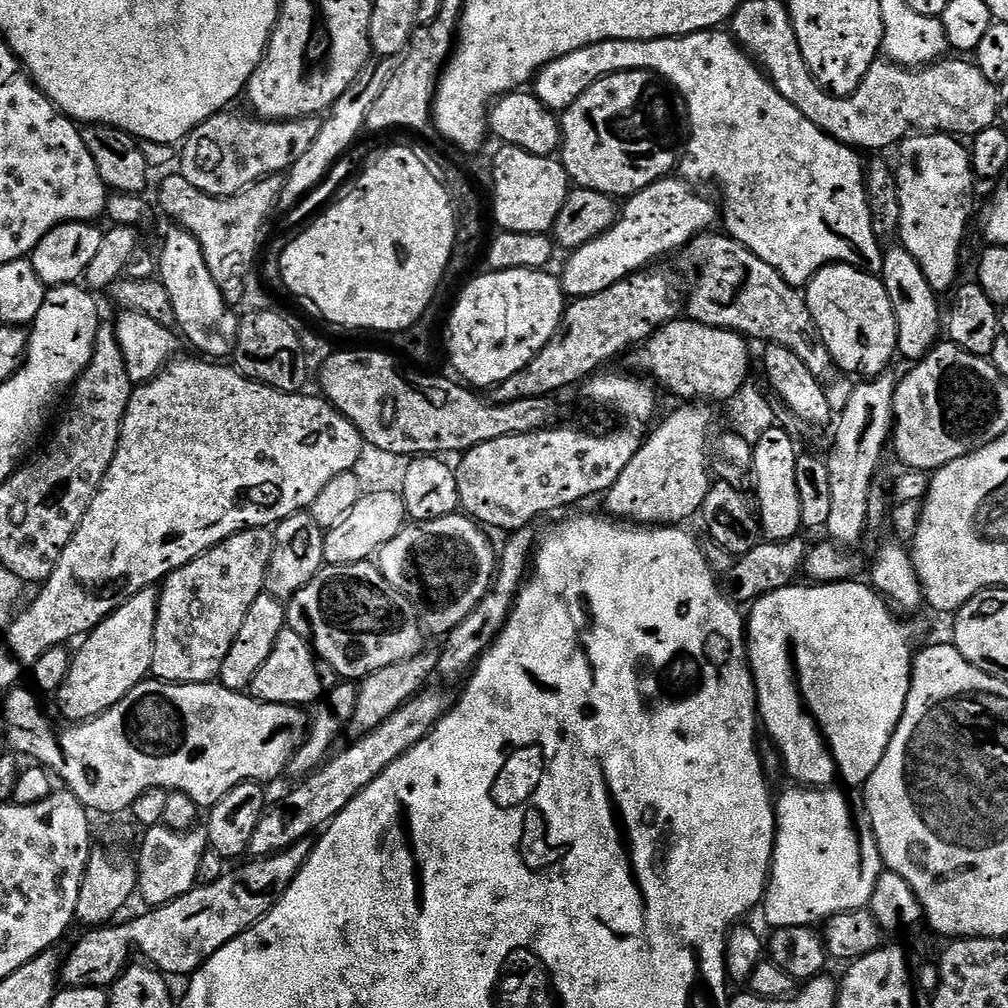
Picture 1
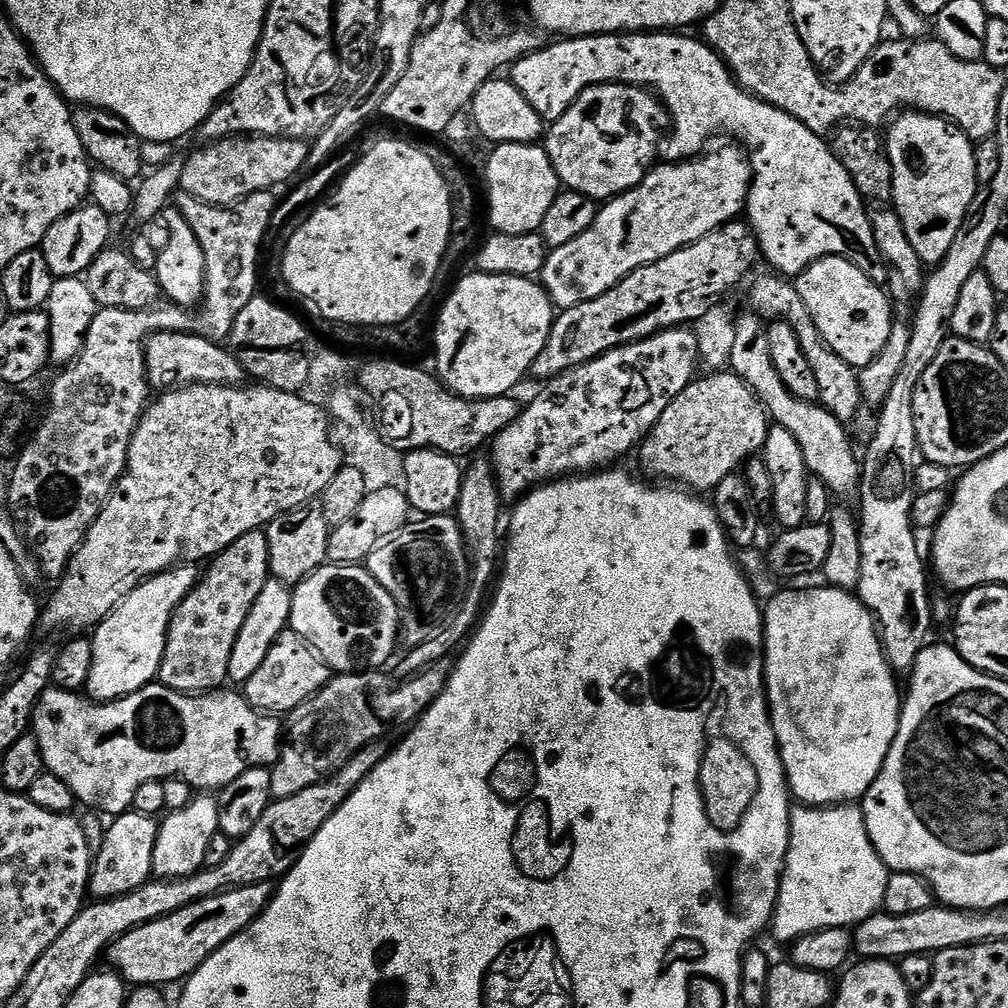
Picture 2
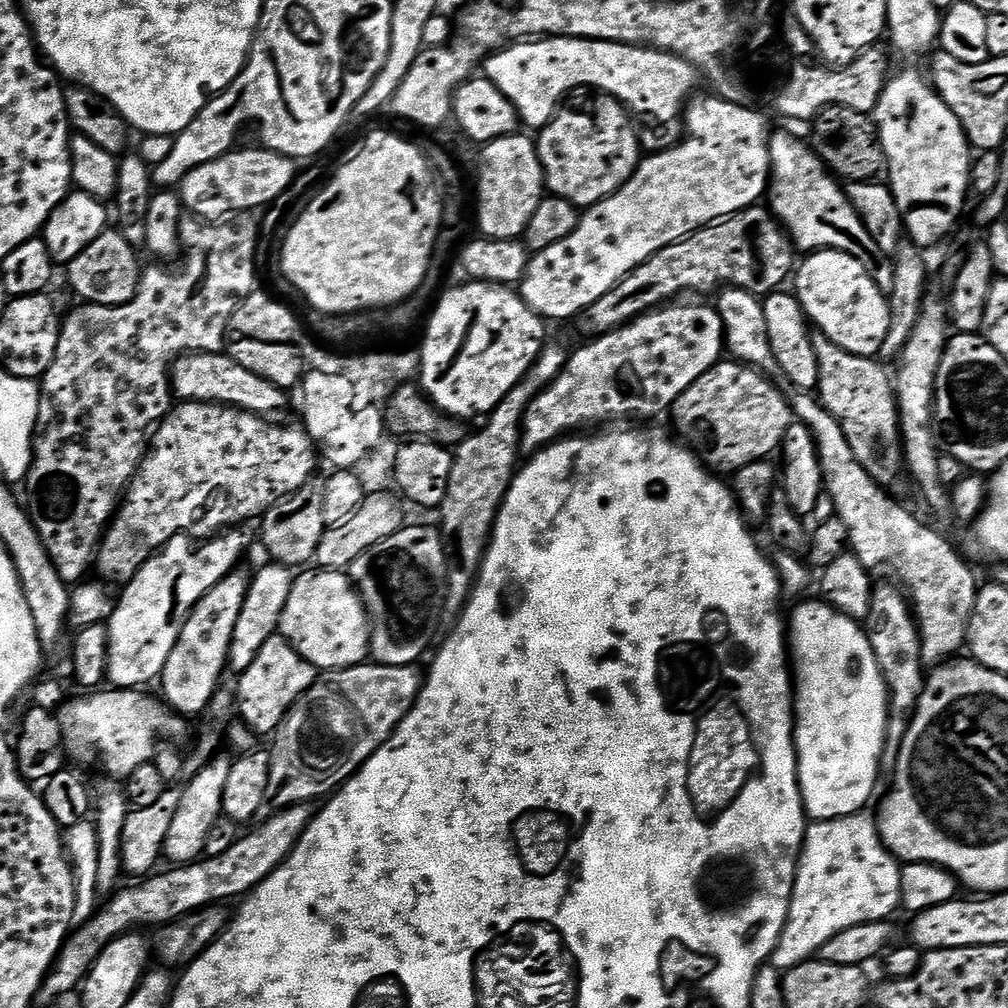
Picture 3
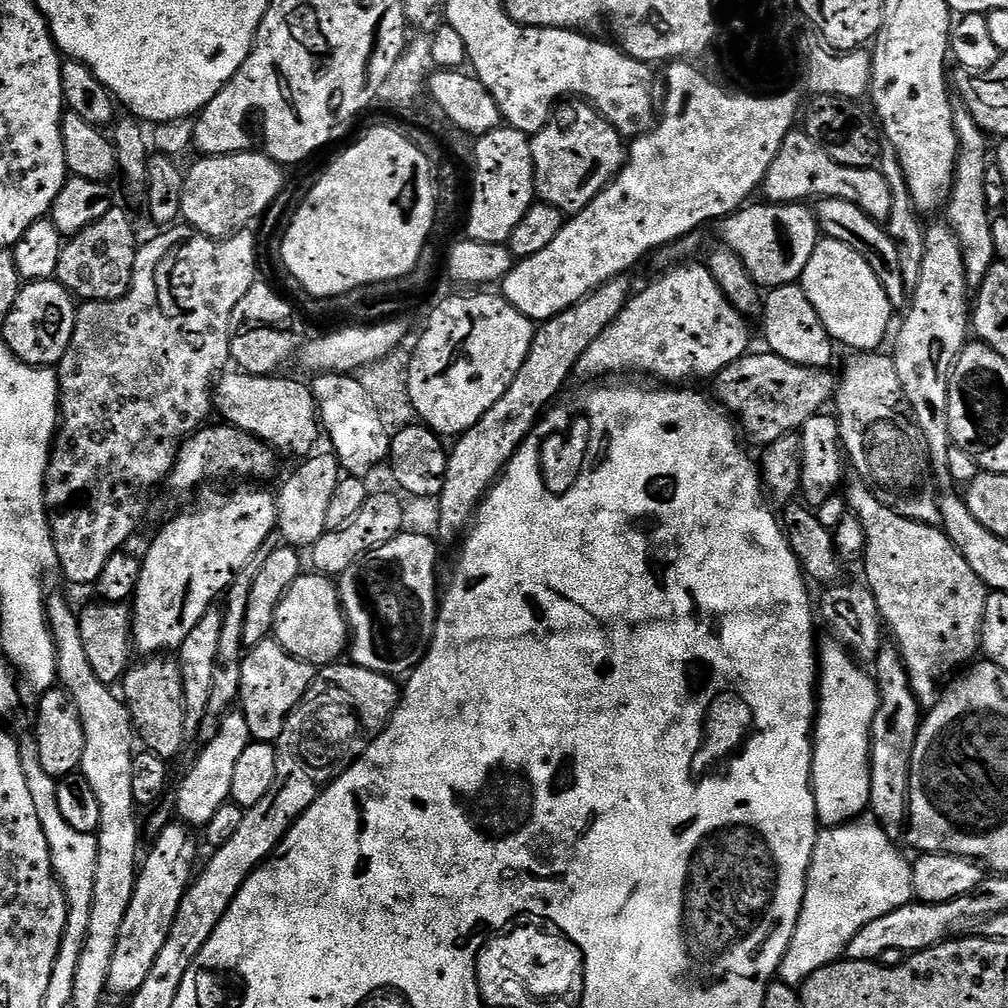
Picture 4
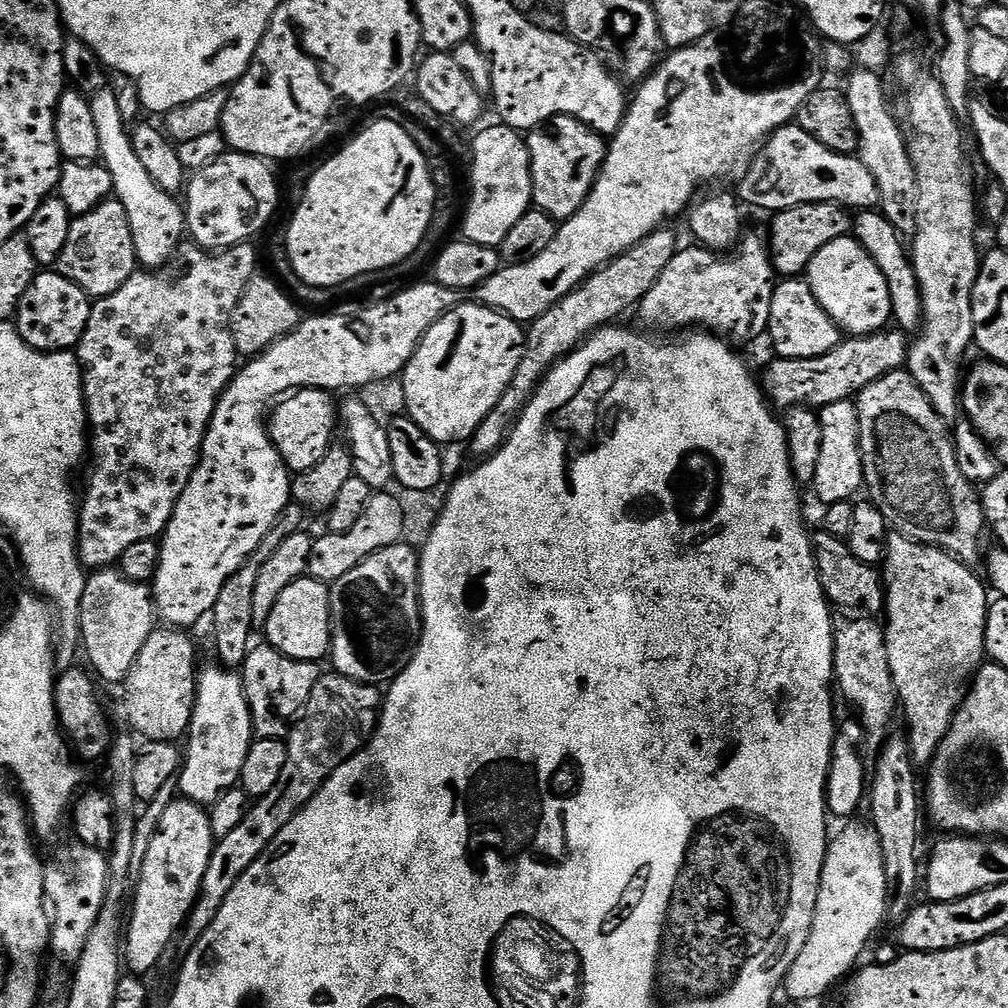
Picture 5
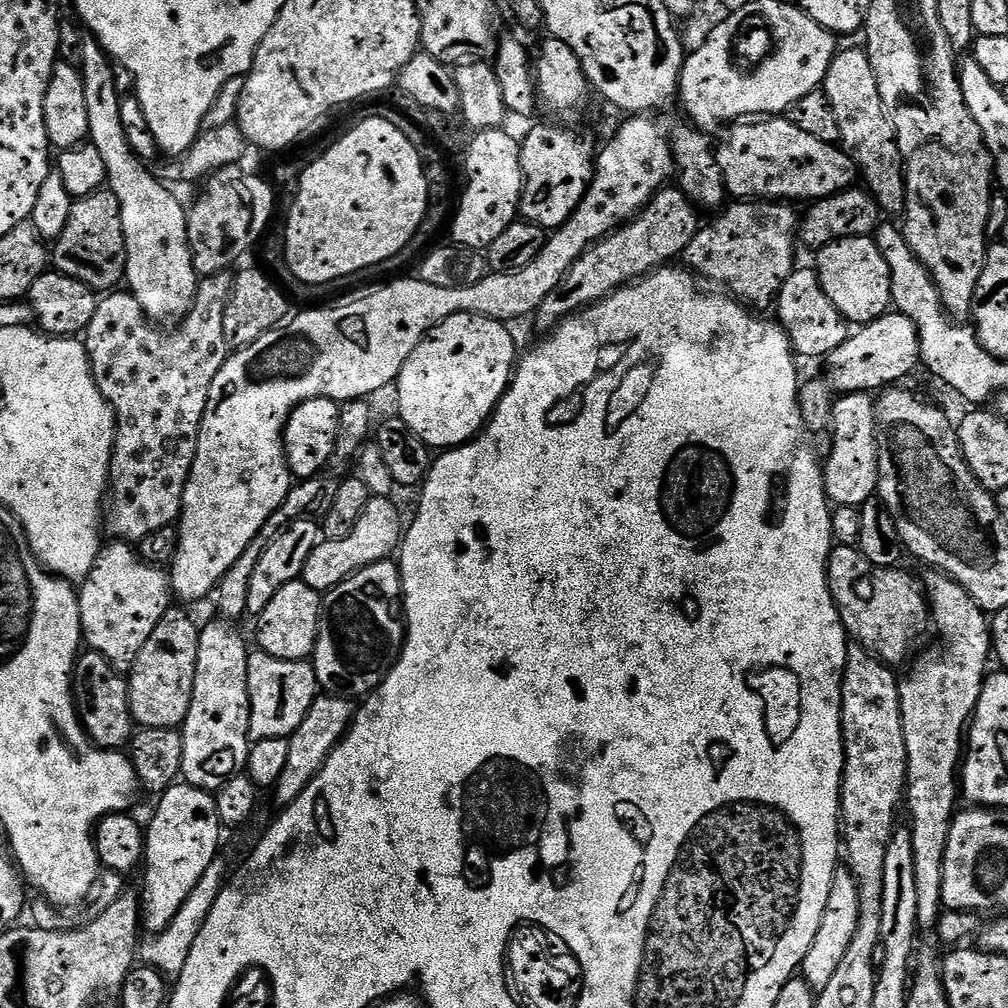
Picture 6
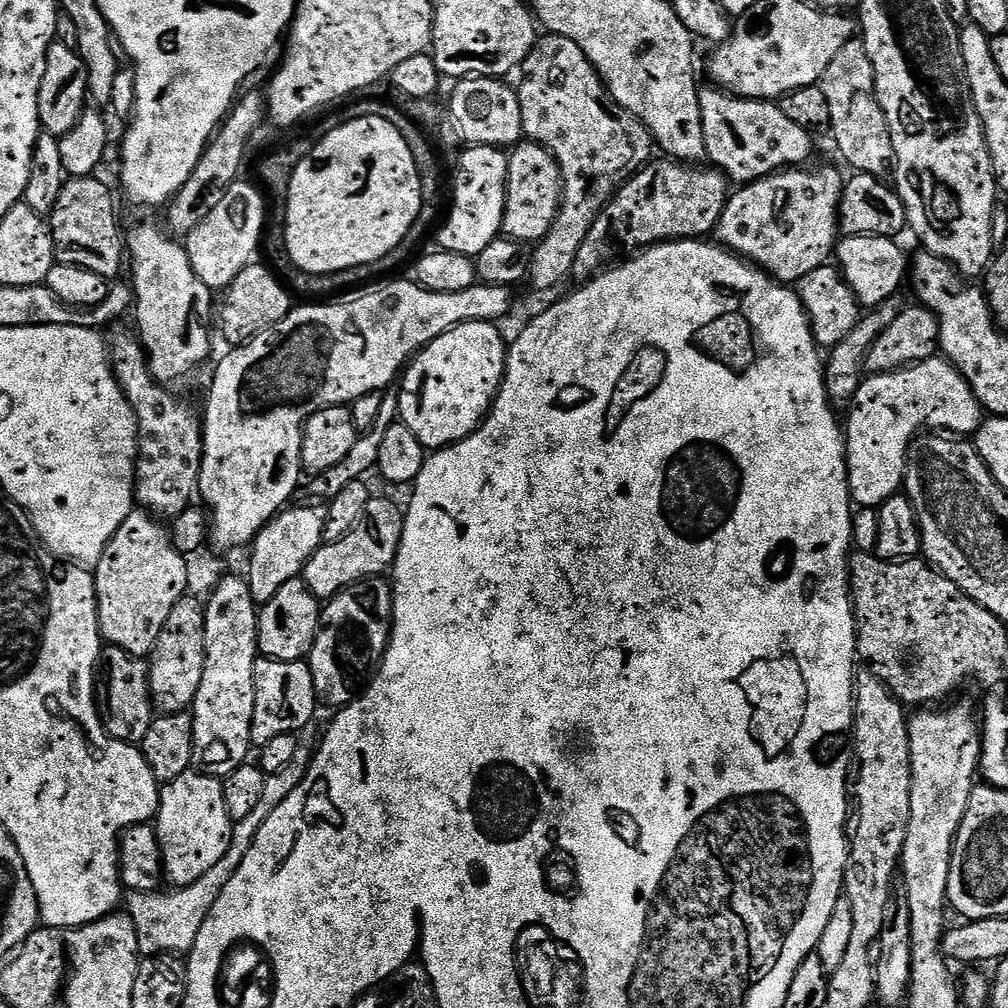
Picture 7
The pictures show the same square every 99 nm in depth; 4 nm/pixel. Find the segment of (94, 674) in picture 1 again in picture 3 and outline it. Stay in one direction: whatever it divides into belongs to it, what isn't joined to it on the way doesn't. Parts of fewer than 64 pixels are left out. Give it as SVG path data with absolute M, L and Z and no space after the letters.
M228 530L223 534L217 534L211 538L205 539L203 542L197 543L200 544L197 548L192 544L195 544L193 537L187 534L170 538L170 542L164 545L155 556L151 556L151 558L149 558L138 570L138 574L134 574L134 578L123 585L124 593L119 593L118 599L115 601L116 609L114 609L112 616L106 621L106 627L108 629L107 683L111 685L113 689L131 688L133 690L140 690L148 686L144 684L150 683L151 680L152 683L159 681L162 670L166 666L166 658L170 658L170 650L174 650L174 642L178 642L178 634L182 634L182 626L186 626L186 618L190 618L190 614L194 610L196 603L199 602L210 589L214 586L218 586L218 582L222 582L222 578L226 578L231 572L237 571L239 564L236 563L243 558L244 551L248 548L248 536L244 533L244 530Z

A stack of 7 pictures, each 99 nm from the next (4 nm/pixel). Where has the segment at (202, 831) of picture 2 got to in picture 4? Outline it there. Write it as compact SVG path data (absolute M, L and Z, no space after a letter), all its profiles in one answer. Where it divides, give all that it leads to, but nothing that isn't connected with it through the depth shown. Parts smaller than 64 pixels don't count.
M239 710L229 711L216 728L216 733L205 743L208 745L201 750L200 757L193 762L192 769L185 774L176 792L176 812L181 816L177 817L185 825L196 830L203 829L210 818L214 818L219 807L229 803L232 795L230 785L234 783L234 766L251 740L250 726L246 726L244 713Z

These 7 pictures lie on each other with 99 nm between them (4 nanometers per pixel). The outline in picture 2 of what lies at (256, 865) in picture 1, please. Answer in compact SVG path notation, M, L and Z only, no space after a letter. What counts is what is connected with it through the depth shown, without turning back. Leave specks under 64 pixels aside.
M271 883L243 884L241 888L229 888L227 892L199 900L182 910L174 910L174 914L151 920L116 937L108 946L106 960L112 963L109 965L120 973L124 983L129 986L165 986L164 984L172 984L175 980L187 981L192 973L200 969L202 962L206 962L206 958L213 956L223 944L230 942L230 938L234 938L239 932L245 932L268 909L273 895L274 888Z

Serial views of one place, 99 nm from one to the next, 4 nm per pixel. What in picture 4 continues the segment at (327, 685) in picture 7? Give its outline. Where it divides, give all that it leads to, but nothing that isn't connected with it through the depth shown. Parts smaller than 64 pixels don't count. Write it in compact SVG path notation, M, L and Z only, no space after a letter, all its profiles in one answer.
M403 531L390 542L365 554L338 577L340 605L348 619L351 663L383 676L404 678L423 662L424 655L432 644L438 611L435 543L437 541L431 536Z

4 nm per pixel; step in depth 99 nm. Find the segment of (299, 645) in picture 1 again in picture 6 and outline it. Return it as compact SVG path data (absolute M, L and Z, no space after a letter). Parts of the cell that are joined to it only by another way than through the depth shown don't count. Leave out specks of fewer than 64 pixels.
M259 650L249 651L248 735L253 741L292 737L317 695L316 670L308 660L287 660Z

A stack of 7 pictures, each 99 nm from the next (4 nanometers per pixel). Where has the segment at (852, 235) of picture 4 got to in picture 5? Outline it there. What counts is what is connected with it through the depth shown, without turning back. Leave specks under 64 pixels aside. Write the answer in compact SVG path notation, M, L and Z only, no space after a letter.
M864 210L855 217L854 239L864 247L866 254L870 254L870 258L874 258L874 262L882 270L882 278L886 278L886 286L890 286L892 320L895 327L905 334L919 333L920 325L924 323L924 311L918 278L909 249L902 246L894 226L890 226L885 216L872 210Z

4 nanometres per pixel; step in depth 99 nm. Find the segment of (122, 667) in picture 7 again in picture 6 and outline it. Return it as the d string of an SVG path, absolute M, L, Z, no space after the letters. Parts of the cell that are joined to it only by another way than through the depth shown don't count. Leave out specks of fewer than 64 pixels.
M85 651L76 661L74 695L80 720L97 748L124 750L131 745L134 721L128 697L128 682L121 669L113 666L102 654Z

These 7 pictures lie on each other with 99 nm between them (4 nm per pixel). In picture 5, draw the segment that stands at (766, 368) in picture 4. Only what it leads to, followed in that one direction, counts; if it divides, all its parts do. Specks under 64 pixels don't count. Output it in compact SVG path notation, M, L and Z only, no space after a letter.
M885 330L875 332L873 336L841 339L838 347L830 350L830 354L822 354L822 358L810 358L809 360L773 359L773 364L765 370L764 376L762 375L762 387L765 397L777 409L781 408L780 410L787 410L797 406L811 406L819 410L827 404L852 400L859 396L861 390L866 386L870 386L870 382L878 382L878 378L888 376L892 372L901 371L907 365L909 347L910 340L905 333L899 330Z

